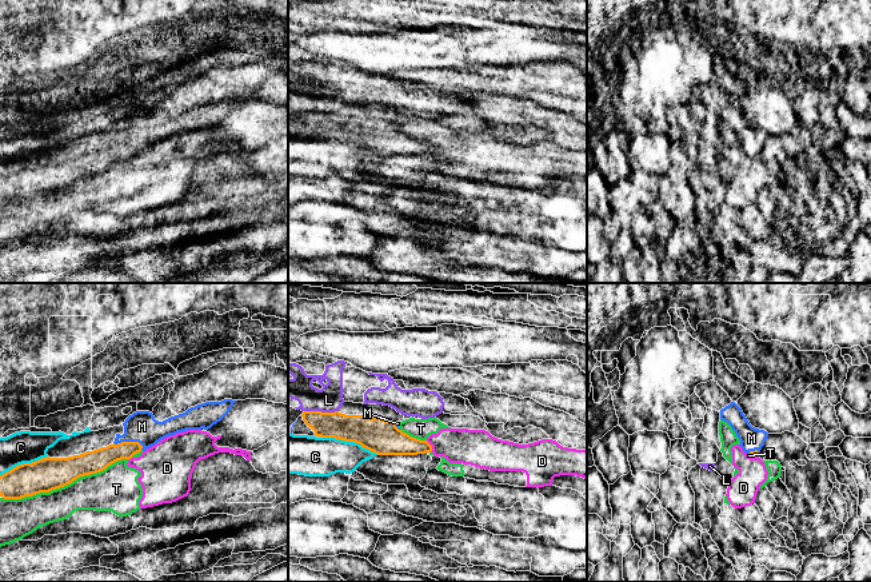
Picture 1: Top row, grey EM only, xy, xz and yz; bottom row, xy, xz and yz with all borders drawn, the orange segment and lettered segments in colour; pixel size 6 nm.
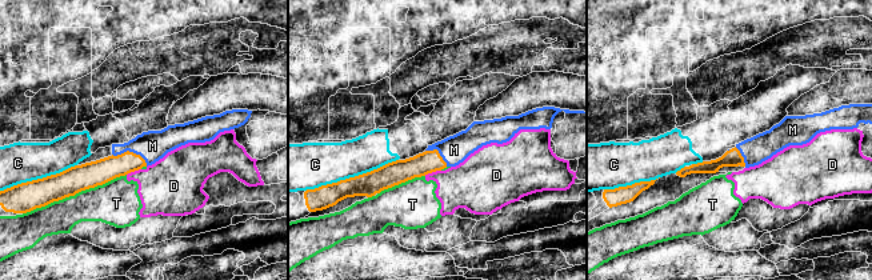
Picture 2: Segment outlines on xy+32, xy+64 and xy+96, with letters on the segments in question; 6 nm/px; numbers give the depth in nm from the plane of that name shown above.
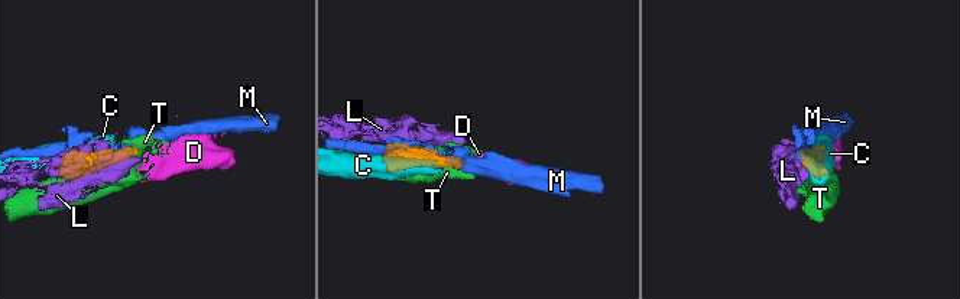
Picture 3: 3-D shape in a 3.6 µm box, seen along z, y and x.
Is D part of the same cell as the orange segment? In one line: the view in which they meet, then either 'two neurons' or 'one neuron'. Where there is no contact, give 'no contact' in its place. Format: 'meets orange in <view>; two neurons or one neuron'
meets orange in xz; two neurons

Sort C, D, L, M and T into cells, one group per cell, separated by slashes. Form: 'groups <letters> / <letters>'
groups C / D T / L / M

